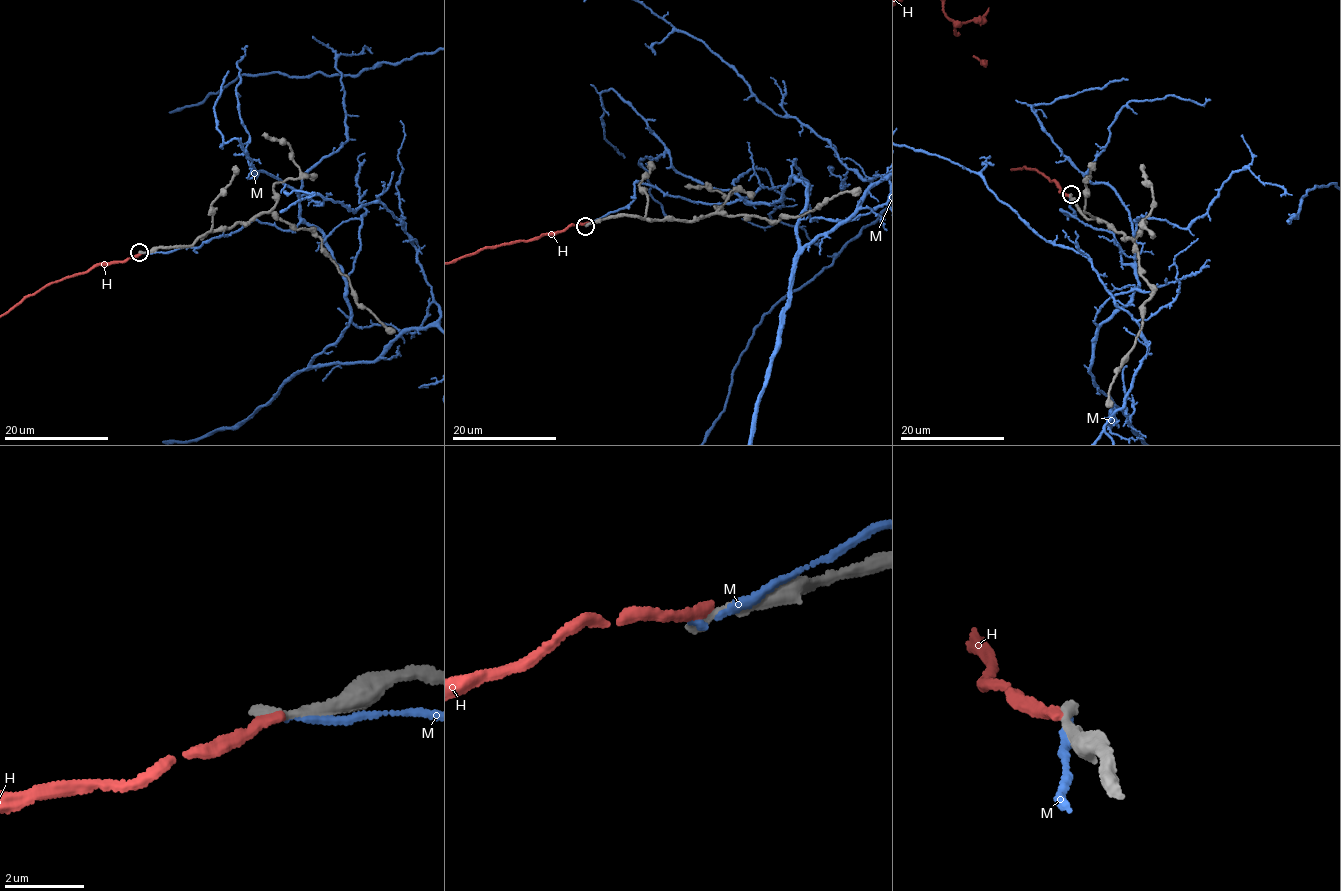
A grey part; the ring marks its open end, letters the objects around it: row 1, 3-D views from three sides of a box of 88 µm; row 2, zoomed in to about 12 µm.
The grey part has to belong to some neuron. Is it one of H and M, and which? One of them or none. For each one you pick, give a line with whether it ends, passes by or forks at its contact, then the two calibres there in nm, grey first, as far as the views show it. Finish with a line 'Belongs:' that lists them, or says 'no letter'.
Belongs: no letter

